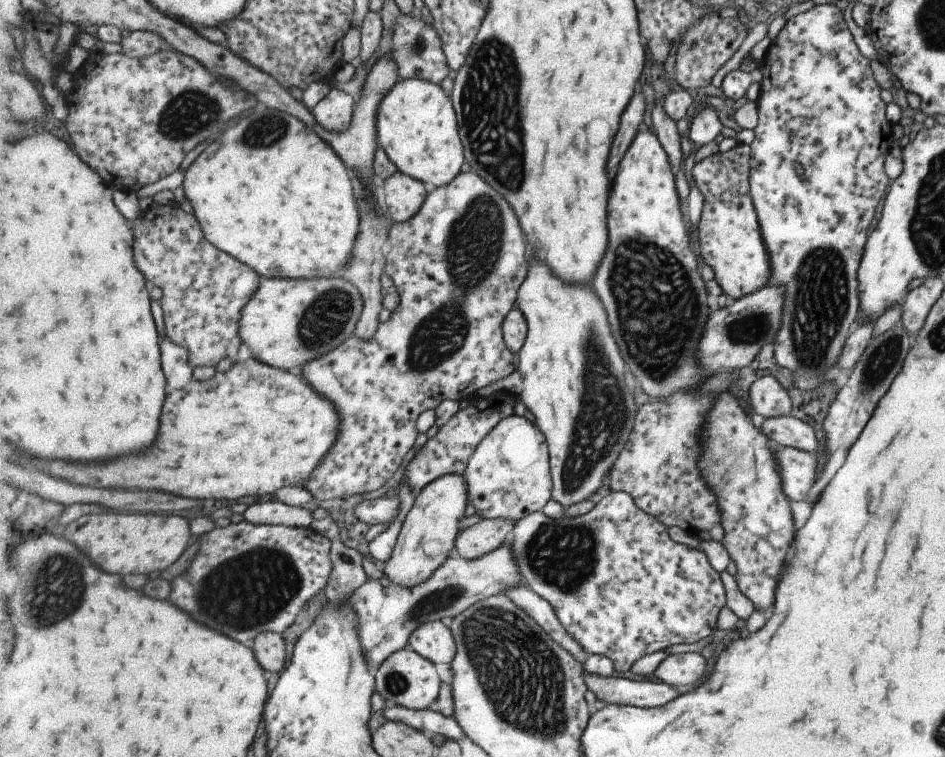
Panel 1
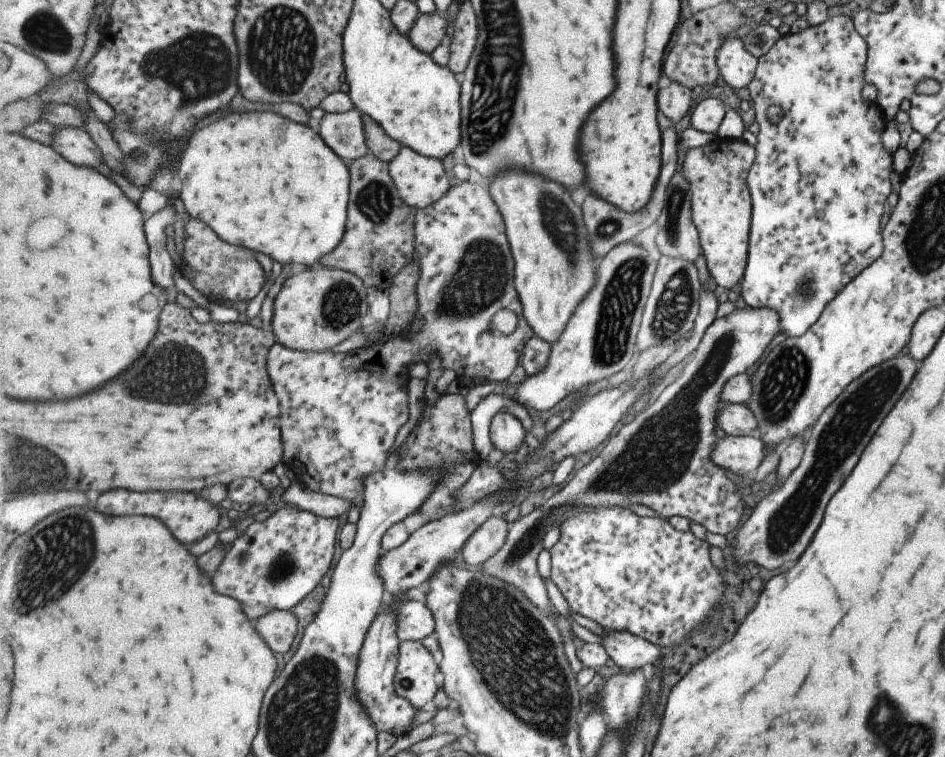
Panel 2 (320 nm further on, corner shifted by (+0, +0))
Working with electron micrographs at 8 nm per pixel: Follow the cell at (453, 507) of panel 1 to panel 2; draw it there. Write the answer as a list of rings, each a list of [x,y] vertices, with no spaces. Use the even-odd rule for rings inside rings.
[[[400,593],[394,597],[391,603],[384,604],[372,628],[369,629],[368,636],[364,640],[363,648],[360,652],[360,662],[356,674],[356,696],[359,704],[371,717],[373,724],[379,732],[394,734],[396,737],[407,732],[407,728],[413,726],[418,709],[409,699],[403,698],[397,691],[394,681],[400,661],[401,640],[397,634],[397,619],[394,608],[397,603],[406,601],[405,593]]]

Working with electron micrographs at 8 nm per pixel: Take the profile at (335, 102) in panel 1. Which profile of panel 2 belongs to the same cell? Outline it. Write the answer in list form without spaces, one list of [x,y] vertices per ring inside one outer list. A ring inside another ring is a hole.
[[[357,108],[344,113],[327,113],[315,126],[325,142],[348,164],[369,153],[364,117]]]

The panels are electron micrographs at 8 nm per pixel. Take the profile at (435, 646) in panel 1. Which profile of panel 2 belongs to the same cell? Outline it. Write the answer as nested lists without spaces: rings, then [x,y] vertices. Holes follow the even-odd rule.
[[[401,601],[396,604],[397,634],[402,641],[422,641],[436,632],[433,611],[423,602]]]

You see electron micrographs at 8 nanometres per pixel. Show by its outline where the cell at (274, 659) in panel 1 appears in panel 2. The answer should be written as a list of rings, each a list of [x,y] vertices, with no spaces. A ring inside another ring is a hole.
[[[276,610],[261,617],[256,622],[256,628],[275,652],[285,654],[297,638],[299,620],[292,610]]]

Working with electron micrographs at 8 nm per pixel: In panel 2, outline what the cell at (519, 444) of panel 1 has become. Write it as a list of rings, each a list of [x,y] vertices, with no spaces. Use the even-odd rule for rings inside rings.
[[[505,409],[493,417],[490,433],[494,445],[505,454],[506,459],[511,459],[519,446],[524,448],[523,440],[527,436],[527,430],[517,416]]]

